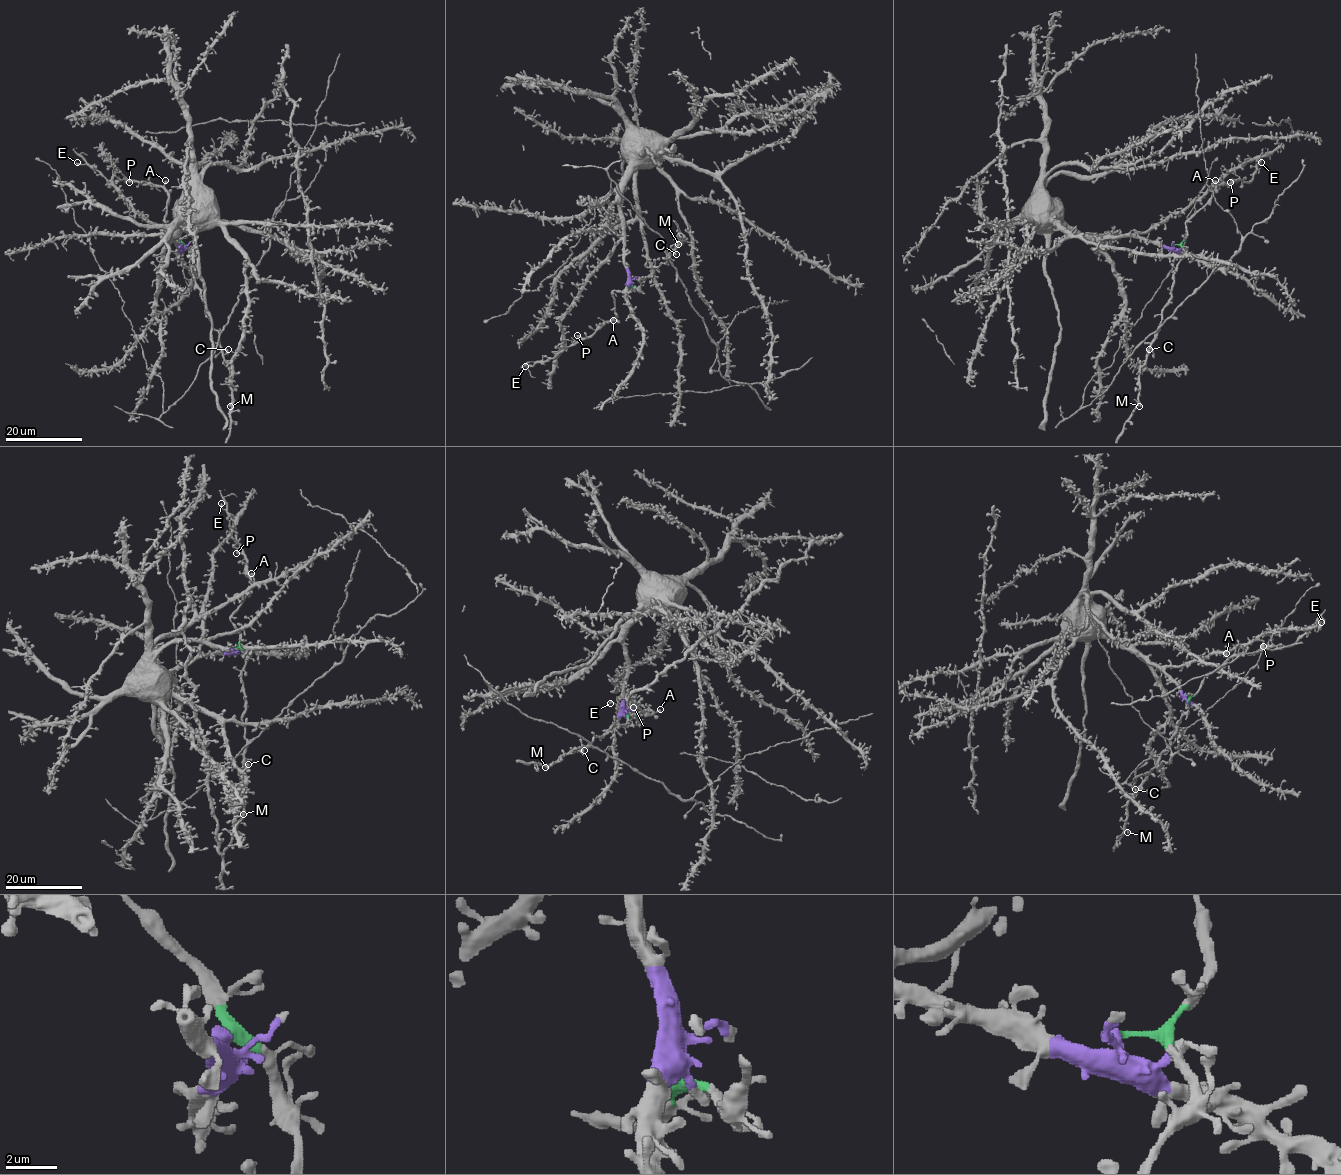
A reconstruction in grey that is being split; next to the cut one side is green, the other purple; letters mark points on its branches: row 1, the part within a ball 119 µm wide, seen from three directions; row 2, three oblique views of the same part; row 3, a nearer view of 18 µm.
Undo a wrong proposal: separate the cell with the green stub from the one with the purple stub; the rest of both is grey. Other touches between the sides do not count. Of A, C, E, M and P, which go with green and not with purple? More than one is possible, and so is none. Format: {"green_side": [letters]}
{"green_side": ["A", "C", "E", "M", "P"]}

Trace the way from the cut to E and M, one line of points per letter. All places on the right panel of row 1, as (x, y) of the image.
E: (1173, 244), (1179, 244), (1185, 238), (1186, 222), (1205, 205), (1217, 186), (1236, 180), (1248, 182), (1261, 162)
M: (1173, 244), (1183, 249), (1185, 257), (1174, 274), (1171, 296), (1162, 312), (1147, 361), (1140, 369), (1139, 406)

